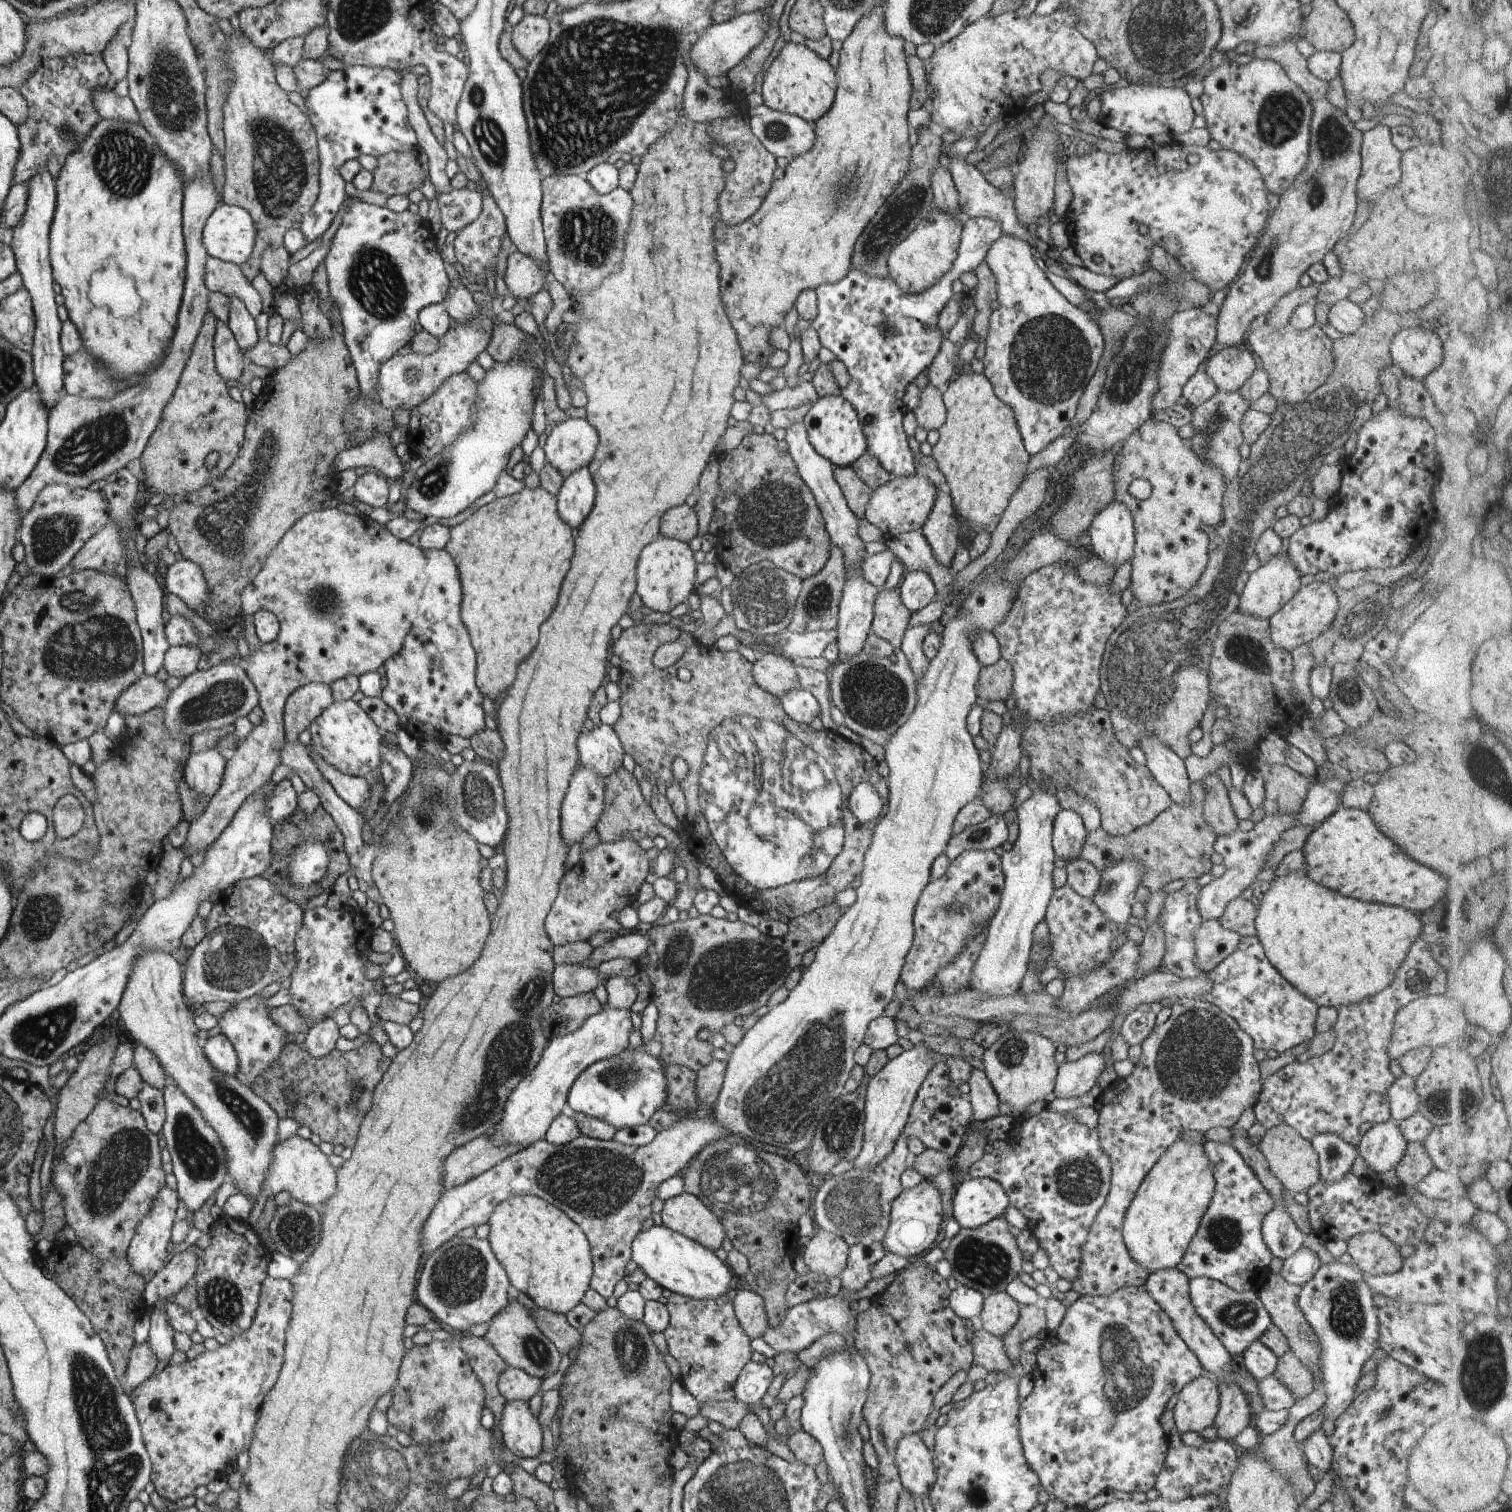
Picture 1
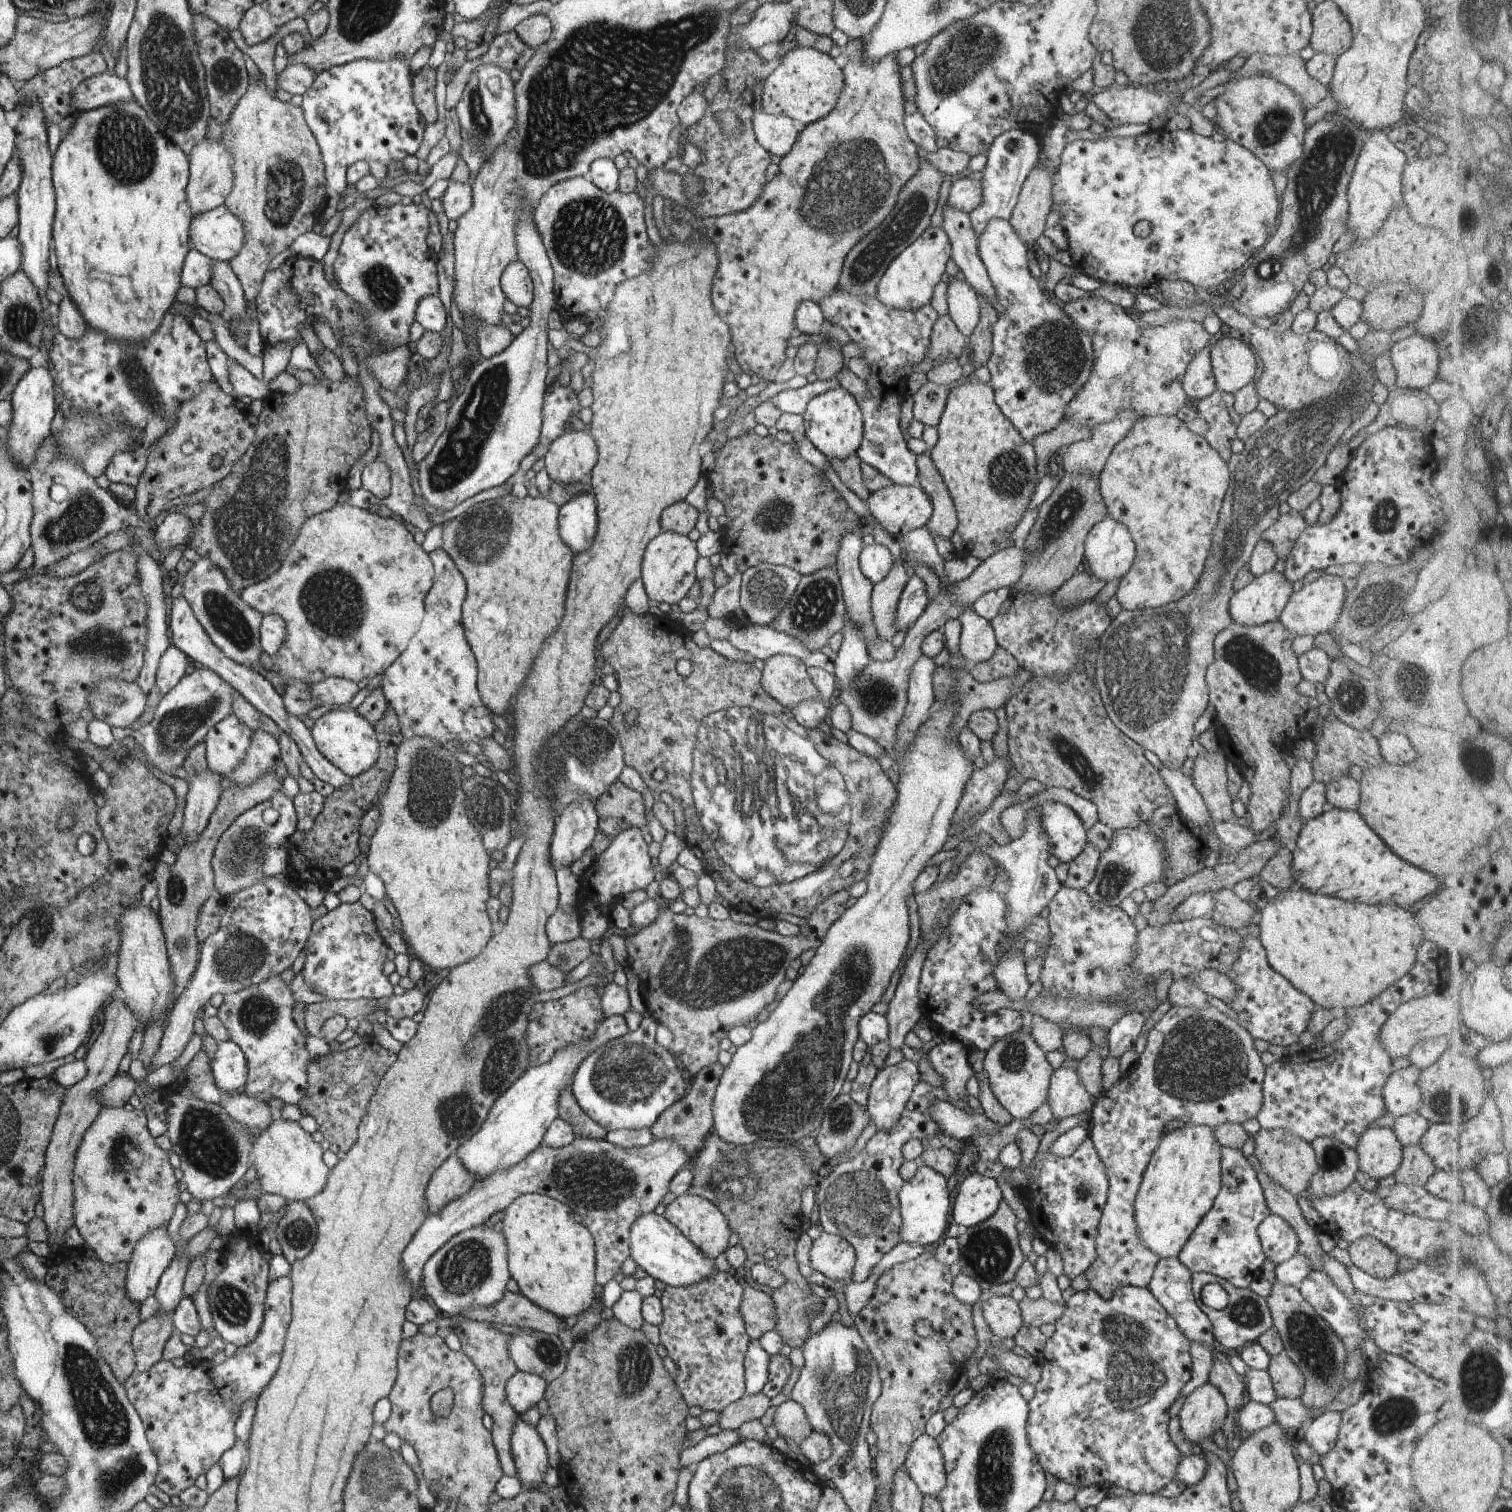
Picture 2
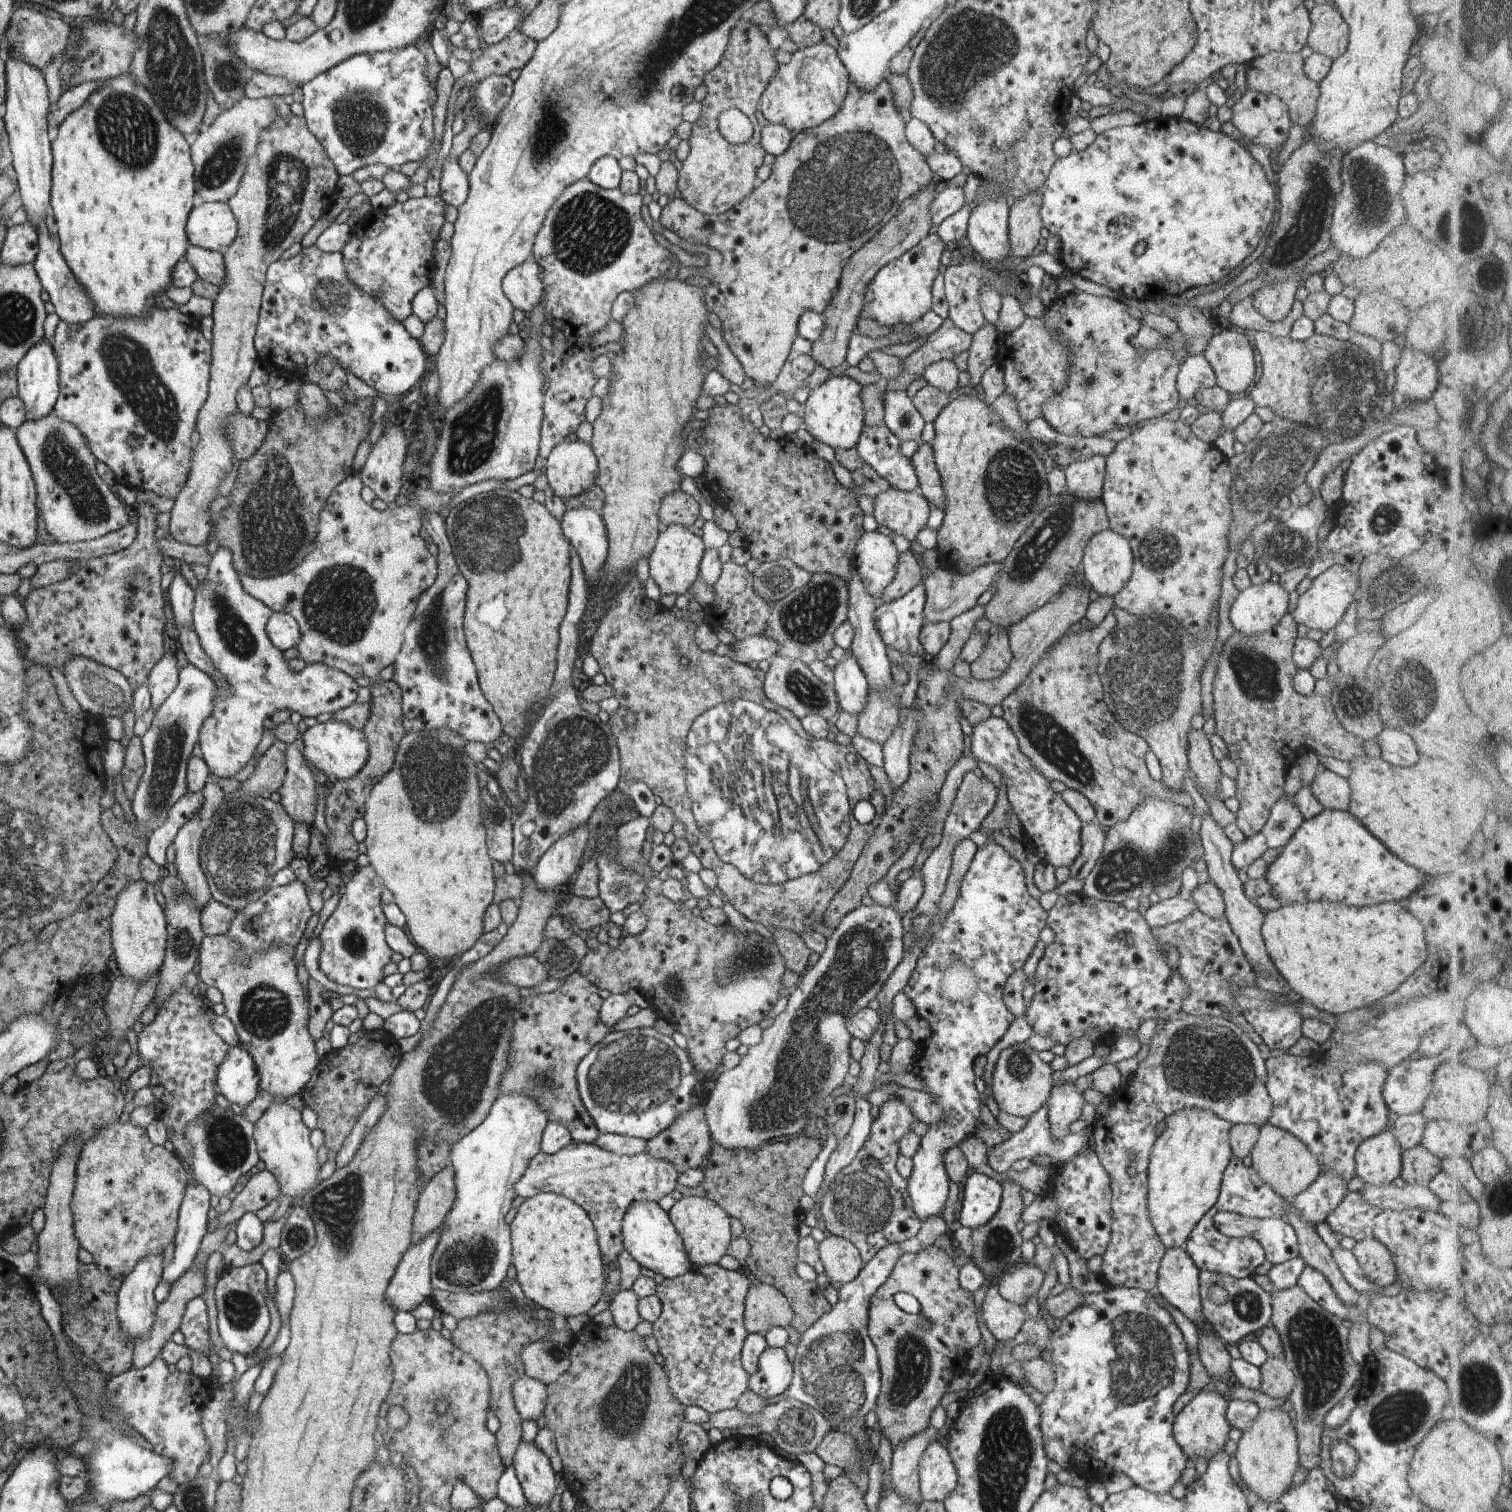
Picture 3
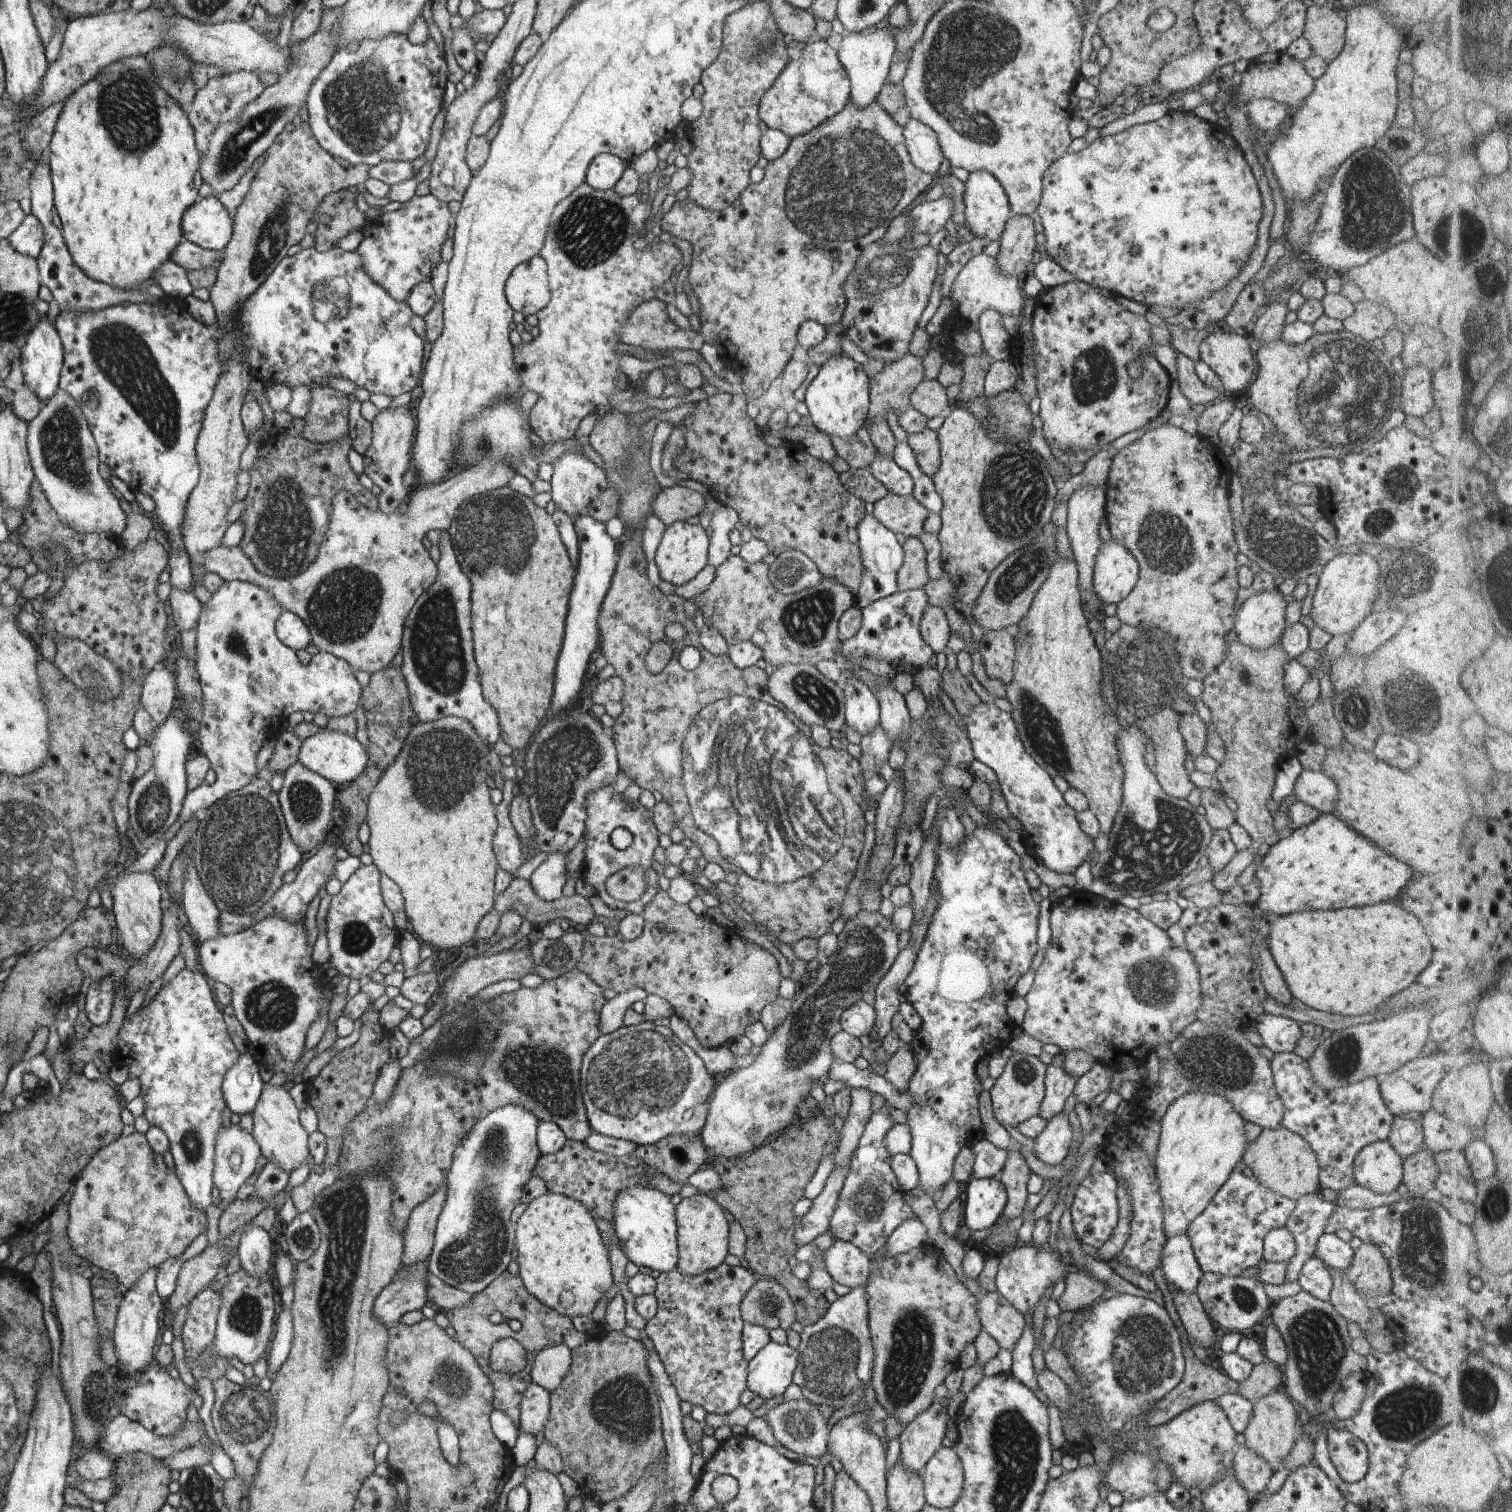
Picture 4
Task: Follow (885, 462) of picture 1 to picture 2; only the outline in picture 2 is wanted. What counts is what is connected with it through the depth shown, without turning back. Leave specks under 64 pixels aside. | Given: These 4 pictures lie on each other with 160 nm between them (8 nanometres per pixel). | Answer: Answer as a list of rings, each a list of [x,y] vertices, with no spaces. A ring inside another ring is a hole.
[[[1010,129],[998,135],[990,145],[987,152],[987,163],[981,170],[982,179],[978,182],[981,186],[981,203],[972,212],[969,212],[969,219],[977,238],[988,221],[995,217],[1007,220],[1010,218],[1026,177],[1030,174],[1031,169],[1037,166],[1041,151],[1039,140],[1040,138],[1034,132]],[[839,287],[823,298],[819,305],[826,326],[844,328],[851,340],[862,347],[862,357],[870,366],[867,380],[869,395],[858,403],[863,414],[863,439],[856,454],[862,462],[879,470],[894,484],[912,485],[917,477],[917,456],[908,448],[900,429],[900,396],[904,398],[902,388],[907,388],[911,364],[925,360],[938,313],[930,303],[915,311],[889,309],[878,296],[857,294]]]

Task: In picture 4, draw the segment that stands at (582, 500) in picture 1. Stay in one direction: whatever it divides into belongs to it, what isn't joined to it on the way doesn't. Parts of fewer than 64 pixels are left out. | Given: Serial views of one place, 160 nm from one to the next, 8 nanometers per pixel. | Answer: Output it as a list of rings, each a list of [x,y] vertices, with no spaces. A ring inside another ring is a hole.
[[[584,514],[573,520],[579,540],[579,560],[576,570],[575,588],[571,590],[571,610],[568,614],[568,638],[564,638],[564,650],[560,650],[560,666],[556,668],[556,690],[552,697],[552,716],[570,708],[582,690],[582,680],[590,662],[592,652],[598,646],[598,618],[601,618],[600,606],[610,592],[612,576],[615,576],[618,560],[619,544],[604,532],[600,524],[589,514]]]

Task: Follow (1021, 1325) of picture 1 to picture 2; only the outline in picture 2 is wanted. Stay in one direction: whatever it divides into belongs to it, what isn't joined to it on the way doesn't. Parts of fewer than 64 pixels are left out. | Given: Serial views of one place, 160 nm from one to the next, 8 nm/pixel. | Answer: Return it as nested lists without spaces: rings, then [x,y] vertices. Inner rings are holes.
[[[1025,1296],[1019,1302],[1019,1307],[1023,1324],[1039,1327],[1042,1324],[1055,1323],[1064,1314],[1067,1302],[1063,1299],[1052,1302],[1044,1297],[1032,1300]]]

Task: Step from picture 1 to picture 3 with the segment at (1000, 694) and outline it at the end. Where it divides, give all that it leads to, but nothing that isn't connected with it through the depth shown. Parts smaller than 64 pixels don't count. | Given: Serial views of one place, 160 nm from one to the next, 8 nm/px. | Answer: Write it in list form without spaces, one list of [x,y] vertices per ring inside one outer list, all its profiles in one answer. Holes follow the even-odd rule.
[[[992,629],[986,638],[984,650],[971,664],[971,675],[979,681],[998,678],[1013,659],[1008,632]]]

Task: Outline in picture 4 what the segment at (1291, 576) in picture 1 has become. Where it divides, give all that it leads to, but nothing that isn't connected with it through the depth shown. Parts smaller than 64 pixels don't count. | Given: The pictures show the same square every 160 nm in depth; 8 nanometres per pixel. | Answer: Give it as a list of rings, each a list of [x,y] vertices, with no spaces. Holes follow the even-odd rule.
[[[1276,588],[1254,593],[1236,613],[1234,639],[1258,650],[1278,645],[1286,627],[1287,604]]]

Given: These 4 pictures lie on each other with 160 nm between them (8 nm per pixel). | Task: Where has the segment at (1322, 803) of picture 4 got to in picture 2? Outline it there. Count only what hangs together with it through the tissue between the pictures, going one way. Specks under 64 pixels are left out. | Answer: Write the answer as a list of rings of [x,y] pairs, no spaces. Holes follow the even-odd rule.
[[[1342,776],[1325,785],[1325,797],[1330,807],[1357,810],[1362,796],[1362,783]]]

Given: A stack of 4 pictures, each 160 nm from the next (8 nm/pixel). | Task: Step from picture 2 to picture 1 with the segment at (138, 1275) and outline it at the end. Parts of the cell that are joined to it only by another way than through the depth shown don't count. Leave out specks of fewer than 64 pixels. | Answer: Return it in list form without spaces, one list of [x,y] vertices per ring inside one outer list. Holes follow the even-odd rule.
[[[164,1187],[156,1198],[156,1202],[153,1203],[151,1212],[143,1218],[141,1224],[137,1227],[137,1233],[131,1241],[130,1248],[127,1250],[131,1269],[146,1282],[150,1282],[156,1276],[156,1273],[167,1265],[166,1256],[172,1249],[170,1246],[172,1227],[175,1223],[174,1218],[176,1218],[178,1200],[177,1192],[174,1192],[169,1187]]]

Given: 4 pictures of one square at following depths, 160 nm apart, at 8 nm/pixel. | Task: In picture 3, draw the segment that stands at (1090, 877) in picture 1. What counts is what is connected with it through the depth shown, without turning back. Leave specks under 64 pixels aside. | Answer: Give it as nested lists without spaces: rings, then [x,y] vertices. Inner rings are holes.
[[[1096,821],[1083,823],[1081,826],[1081,853],[1074,861],[1071,870],[1071,876],[1084,880],[1089,874],[1098,858],[1100,858],[1105,834],[1102,826]]]

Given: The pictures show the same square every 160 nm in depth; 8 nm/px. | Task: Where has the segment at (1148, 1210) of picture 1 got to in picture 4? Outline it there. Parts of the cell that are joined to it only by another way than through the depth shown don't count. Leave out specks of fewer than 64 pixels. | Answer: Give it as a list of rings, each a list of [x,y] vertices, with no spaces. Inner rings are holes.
[[[1192,1091],[1170,1103],[1160,1121],[1161,1133],[1154,1160],[1163,1202],[1163,1229],[1167,1236],[1186,1233],[1190,1223],[1204,1212],[1220,1187],[1228,1180],[1247,1149],[1246,1123],[1223,1094]]]

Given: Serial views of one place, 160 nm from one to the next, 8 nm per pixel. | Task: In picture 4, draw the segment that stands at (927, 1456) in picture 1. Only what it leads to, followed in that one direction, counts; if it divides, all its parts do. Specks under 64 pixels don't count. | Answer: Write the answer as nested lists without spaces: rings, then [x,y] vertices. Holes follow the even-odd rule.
[[[940,1447],[922,1470],[925,1499],[929,1505],[951,1509],[964,1490],[963,1464],[952,1447]]]

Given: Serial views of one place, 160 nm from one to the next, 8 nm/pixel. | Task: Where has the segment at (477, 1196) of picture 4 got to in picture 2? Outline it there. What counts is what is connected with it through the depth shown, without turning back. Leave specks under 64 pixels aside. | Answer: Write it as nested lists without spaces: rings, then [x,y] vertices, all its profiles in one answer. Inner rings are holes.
[[[624,1015],[606,1017],[590,1041],[565,1046],[556,1051],[547,1063],[528,1068],[527,1072],[496,1100],[479,1132],[460,1145],[456,1152],[464,1168],[474,1175],[476,1185],[490,1179],[491,1175],[518,1165],[543,1144],[547,1130],[559,1116],[560,1093],[566,1085],[571,1084],[579,1064],[600,1045],[620,1038],[628,1031]],[[485,1224],[455,1234],[427,1262],[421,1295],[449,1314],[451,1322],[467,1308],[497,1303],[510,1280],[508,1246],[505,1234]]]

